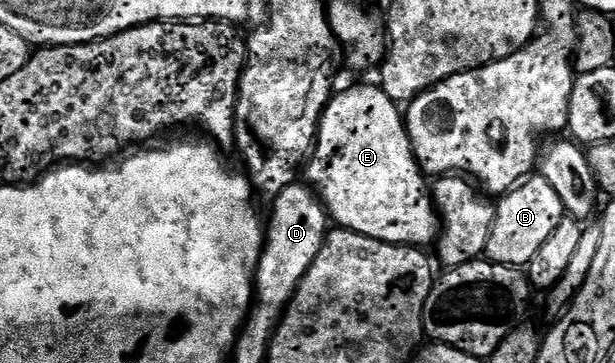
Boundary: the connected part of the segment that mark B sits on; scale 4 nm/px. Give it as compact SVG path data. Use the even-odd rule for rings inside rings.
M531 177L519 184L514 191L508 191L498 200L493 221L493 233L489 233L486 258L506 267L526 268L537 257L537 252L557 225L565 218L561 197L557 190L542 177Z

